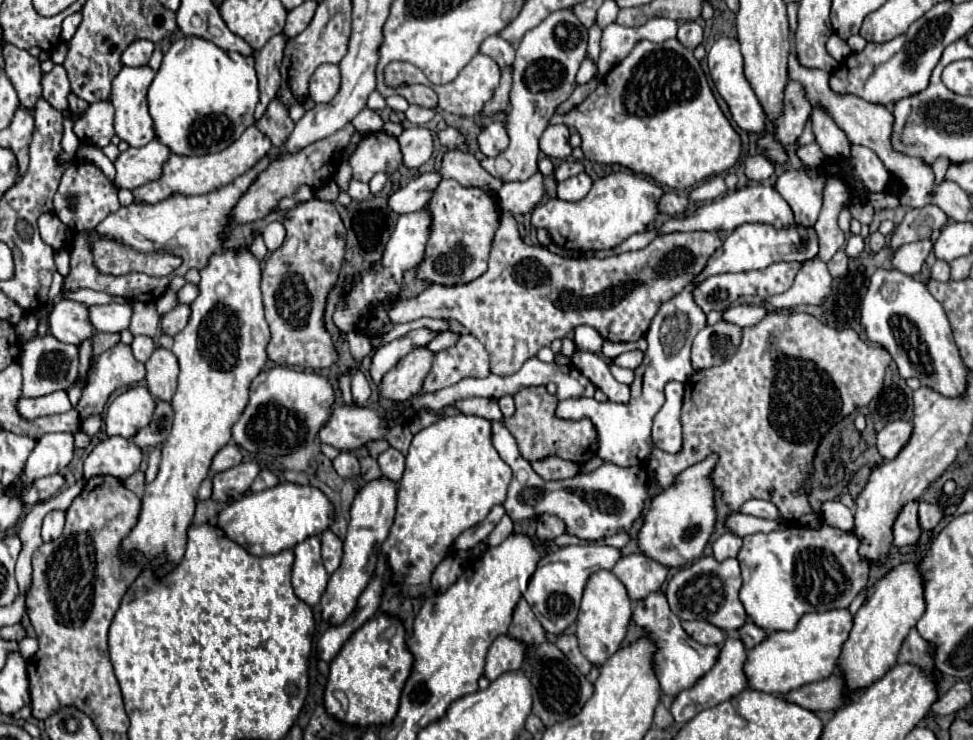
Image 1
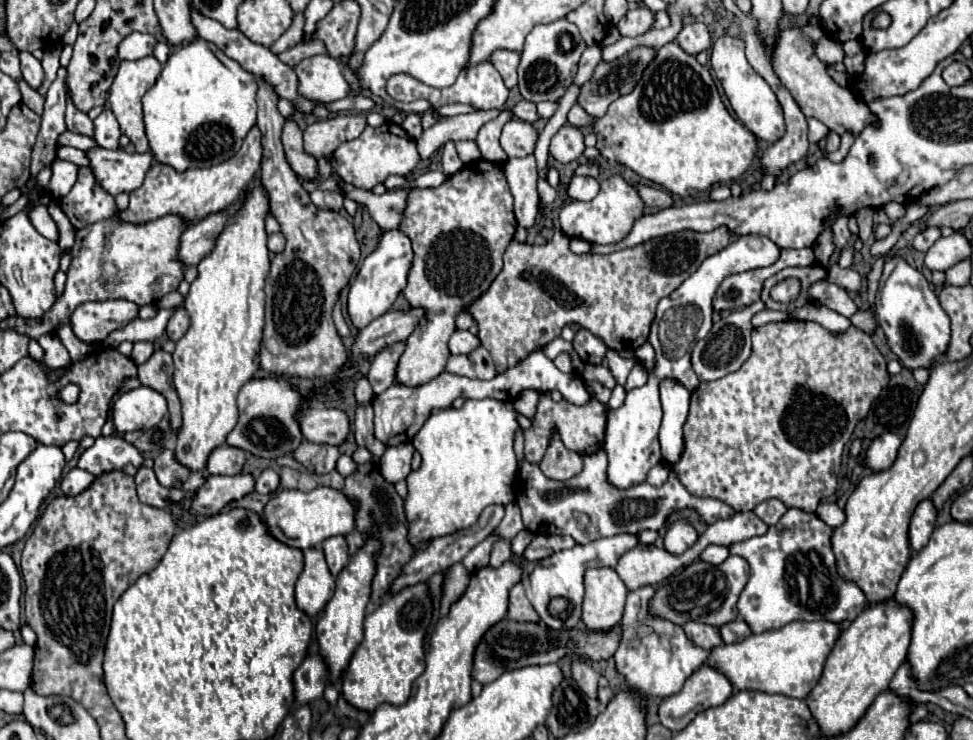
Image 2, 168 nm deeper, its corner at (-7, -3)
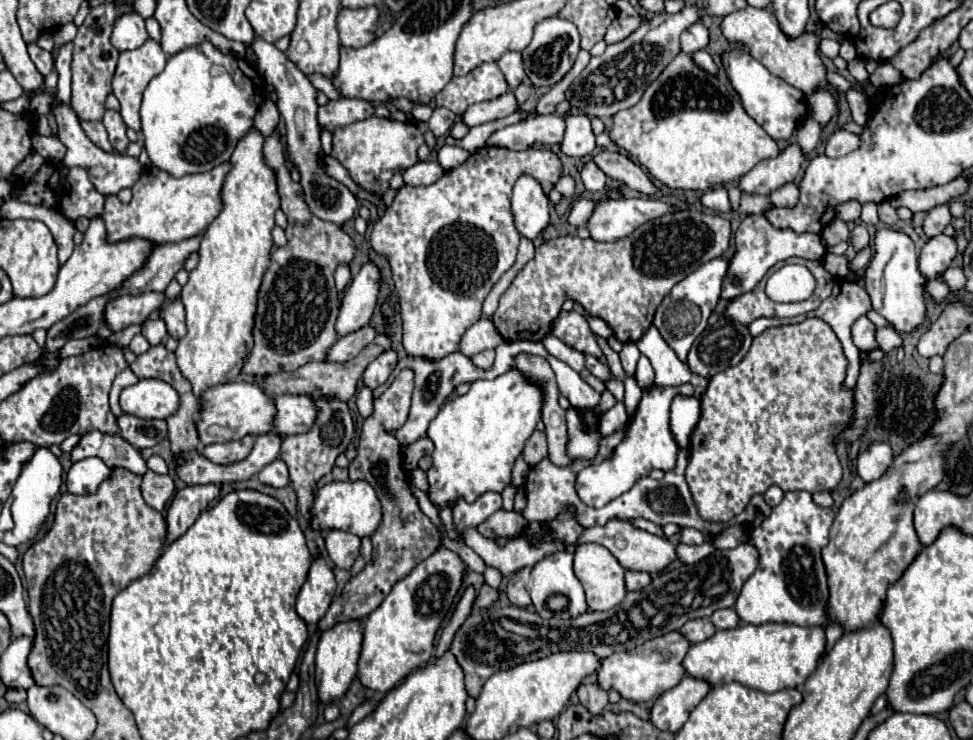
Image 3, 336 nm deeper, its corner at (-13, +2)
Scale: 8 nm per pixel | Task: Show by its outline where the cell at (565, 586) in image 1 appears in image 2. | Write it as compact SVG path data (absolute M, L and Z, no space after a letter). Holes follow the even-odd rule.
M618 534L618 536L612 536L612 538L602 538L602 540L594 540L590 544L576 544L574 548L568 548L568 550L560 550L544 560L540 560L540 564L530 572L528 580L528 600L532 602L534 610L538 612L540 620L548 626L548 628L554 628L554 630L570 630L574 628L580 618L582 618L582 596L584 596L584 574L588 568L602 568L602 566L616 566L620 556L626 554L630 548L636 548L638 546L638 538L634 534ZM556 596L562 596L568 600L568 608L566 612L562 612L560 616L552 616L548 612L548 602Z

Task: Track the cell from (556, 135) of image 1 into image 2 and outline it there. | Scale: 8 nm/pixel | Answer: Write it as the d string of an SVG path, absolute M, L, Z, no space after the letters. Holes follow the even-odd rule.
M564 124L550 144L550 154L558 162L574 162L584 152L584 136L576 126Z

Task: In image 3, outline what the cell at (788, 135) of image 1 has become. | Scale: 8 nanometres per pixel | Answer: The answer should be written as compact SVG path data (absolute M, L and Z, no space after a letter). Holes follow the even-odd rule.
M788 145L778 157L760 161L754 169L750 169L738 181L738 189L742 193L750 193L750 195L754 195L754 193L770 195L784 183L794 181L802 163L804 163L804 157L802 157L798 145Z

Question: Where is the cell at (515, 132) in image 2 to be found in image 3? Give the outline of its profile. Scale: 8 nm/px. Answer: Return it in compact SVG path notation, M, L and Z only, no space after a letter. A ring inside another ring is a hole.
M534 115L532 119L508 125L488 137L488 145L506 147L506 149L526 149L534 143L552 145L562 143L564 137L564 117L560 115Z

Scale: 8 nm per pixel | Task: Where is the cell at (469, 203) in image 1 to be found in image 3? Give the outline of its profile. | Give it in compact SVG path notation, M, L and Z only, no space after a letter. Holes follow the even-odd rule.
M482 147L472 153L466 163L446 171L428 187L404 185L386 207L384 215L374 223L370 245L390 263L404 323L404 349L408 355L426 359L446 357L458 349L464 331L482 317L486 295L516 261L520 233L512 223L510 199L512 187L520 175L532 175L548 194L562 175L562 161L546 147L528 147L524 151Z

